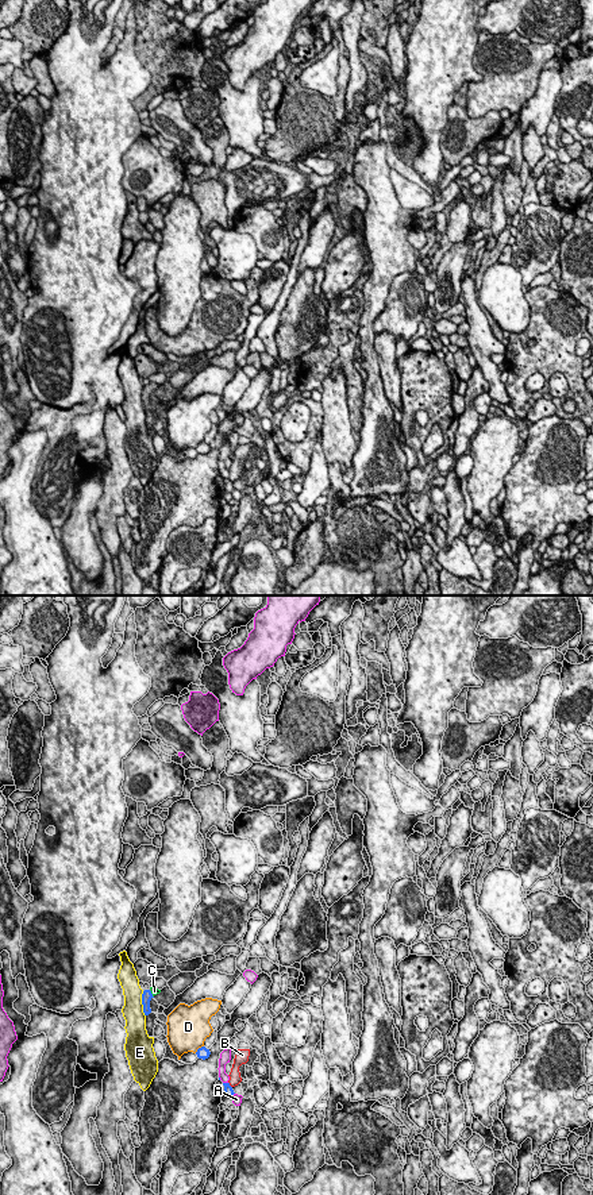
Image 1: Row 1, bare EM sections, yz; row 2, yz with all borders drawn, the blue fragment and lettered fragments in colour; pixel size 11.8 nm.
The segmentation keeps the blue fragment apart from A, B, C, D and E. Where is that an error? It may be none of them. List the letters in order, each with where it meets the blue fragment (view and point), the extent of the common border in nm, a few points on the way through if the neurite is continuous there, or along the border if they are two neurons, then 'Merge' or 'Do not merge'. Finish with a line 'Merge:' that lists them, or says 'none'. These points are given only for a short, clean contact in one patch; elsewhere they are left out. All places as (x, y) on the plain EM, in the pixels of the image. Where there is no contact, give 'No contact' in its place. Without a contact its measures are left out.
A: Touches blue at yz (226, 478). Shared border 70 nm. Do not merge
B: Touches blue at yz (228, 480). Shared border 90 nm. Boundary: yz (228, 477), (231, 482). Do not merge
C: Touches blue at yz (151, 389). Shared border 110 nm. Path across: yz (146, 392), (151, 389), (154, 386). Merge
D: Touches blue at yz (199, 443). Shared border 140 nm. Do not merge
E: Touches blue at yz (142, 399). Shared border 300 nm. Do not merge
Merge: C

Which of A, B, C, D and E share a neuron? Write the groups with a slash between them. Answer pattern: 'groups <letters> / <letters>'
groups A / B / C / D / E

